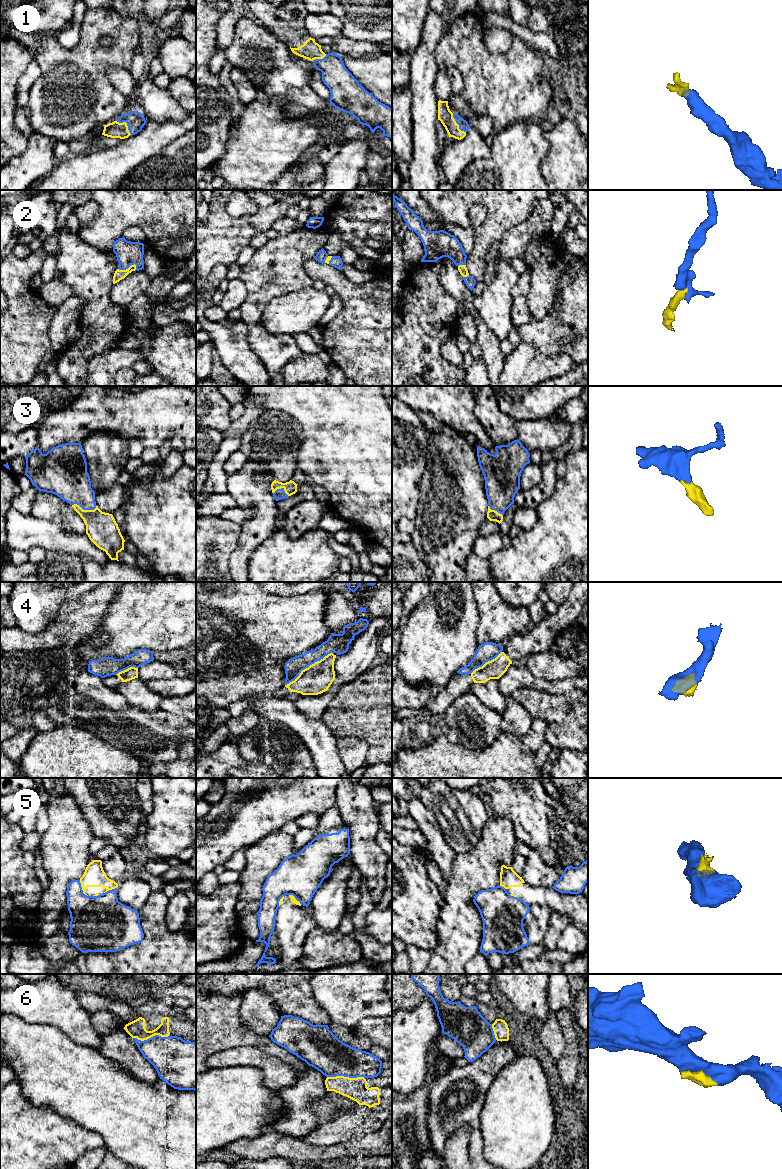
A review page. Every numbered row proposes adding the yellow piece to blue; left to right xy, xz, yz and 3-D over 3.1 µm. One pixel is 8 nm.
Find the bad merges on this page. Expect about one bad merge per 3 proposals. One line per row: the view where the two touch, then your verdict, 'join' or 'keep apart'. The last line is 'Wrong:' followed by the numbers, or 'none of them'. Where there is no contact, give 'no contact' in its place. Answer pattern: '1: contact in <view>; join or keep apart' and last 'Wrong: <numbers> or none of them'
1: contact in xy; join
2: contact in xy; join
3: contact in xy; join
4: contact in xz; keep apart
5: contact in xy; keep apart
6: contact in xz; keep apart
Wrong: 4, 5, 6

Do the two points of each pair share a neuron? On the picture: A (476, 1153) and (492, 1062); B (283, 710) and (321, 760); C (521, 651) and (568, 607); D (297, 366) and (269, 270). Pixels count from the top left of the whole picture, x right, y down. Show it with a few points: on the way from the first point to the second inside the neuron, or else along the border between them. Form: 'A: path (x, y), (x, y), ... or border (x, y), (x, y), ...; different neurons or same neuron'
A: border (477, 1119), (470, 1124); different neurons
B: path (296, 721), (321, 747); same neuron
C: path (533, 641), (556, 619); same neuron
D: border (304, 353), (291, 359), (285, 365), (282, 375); different neurons

